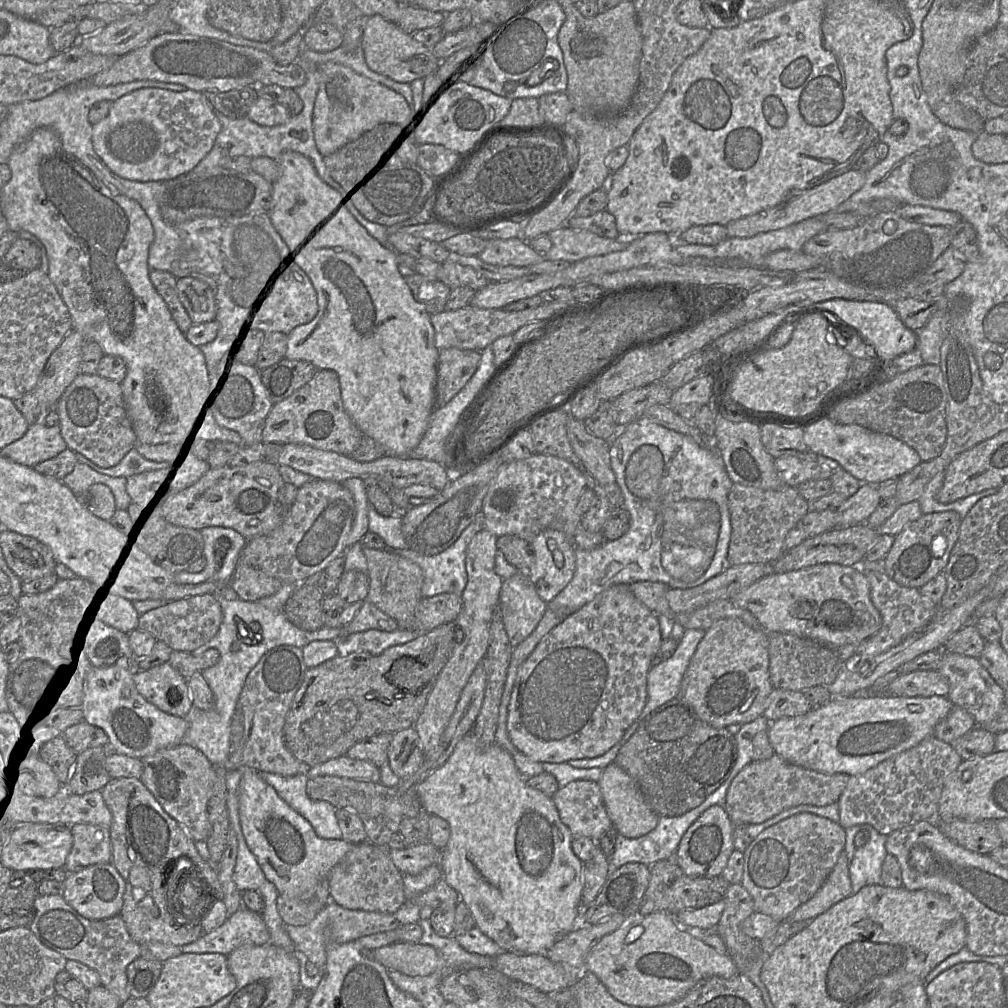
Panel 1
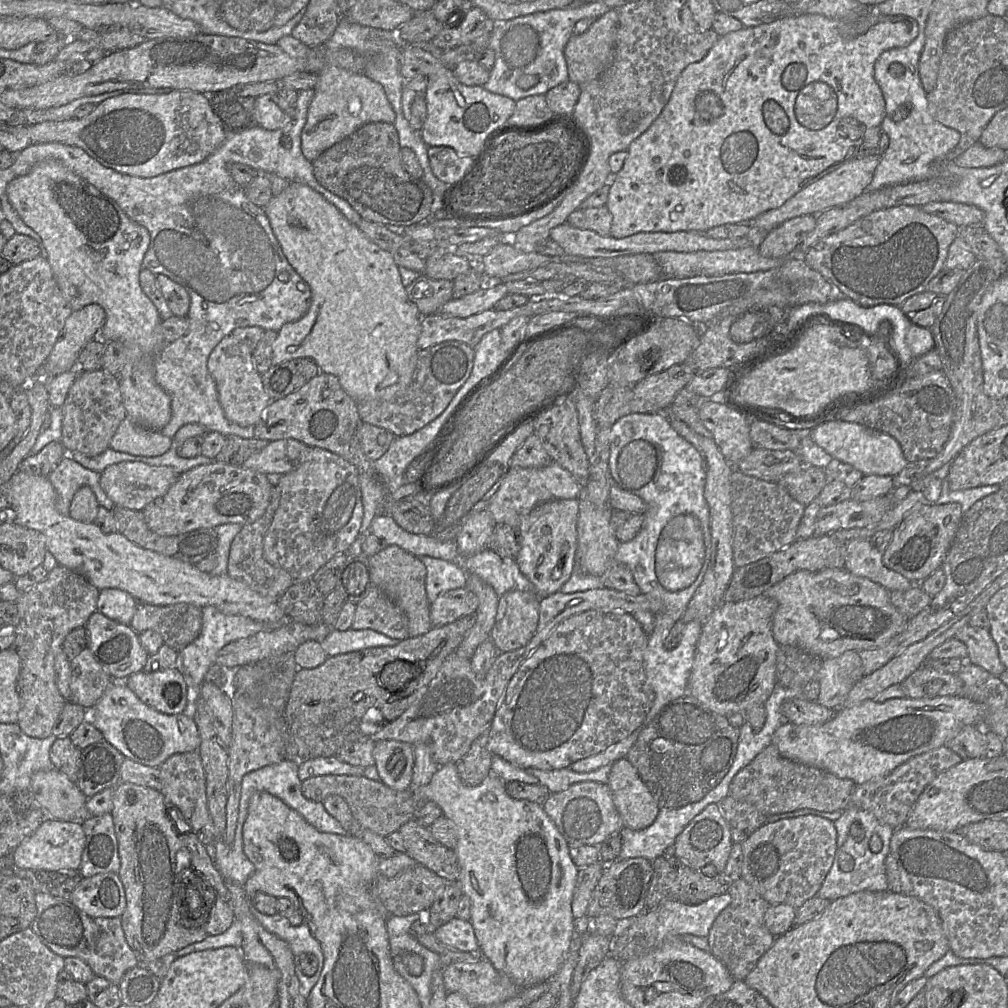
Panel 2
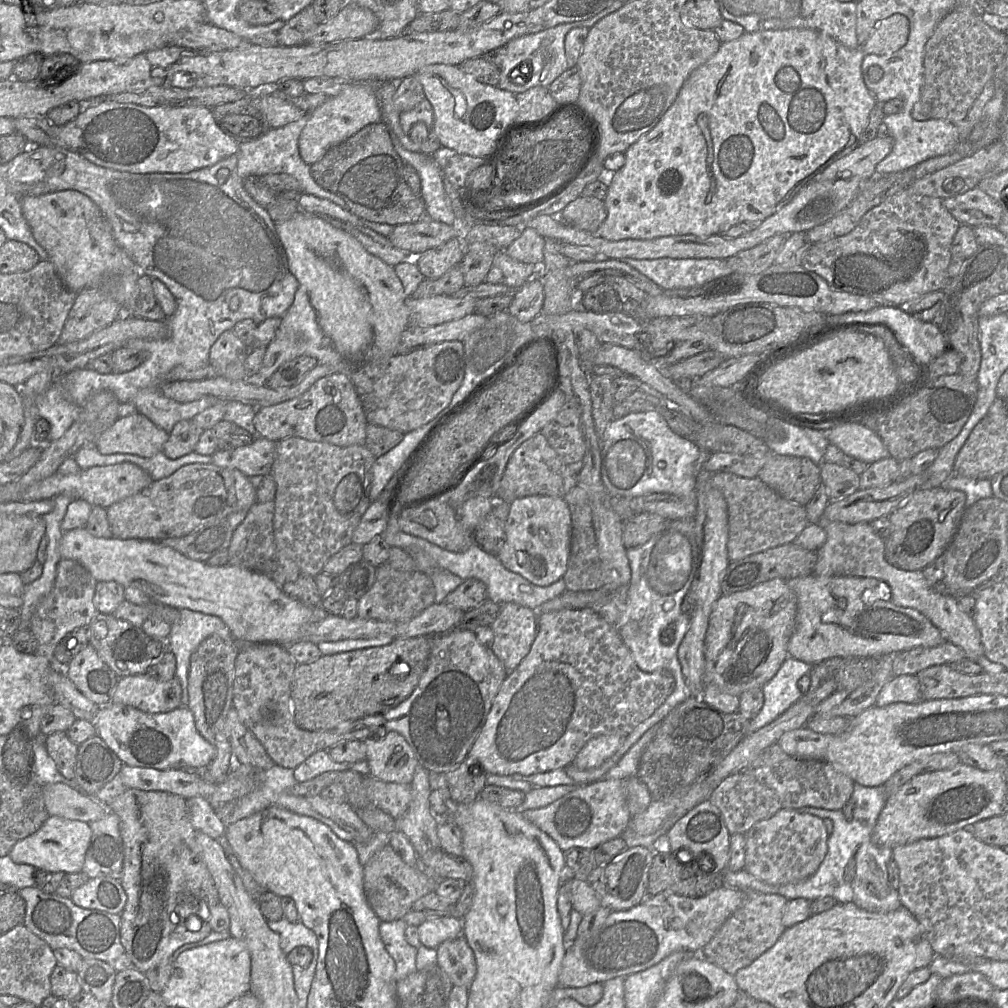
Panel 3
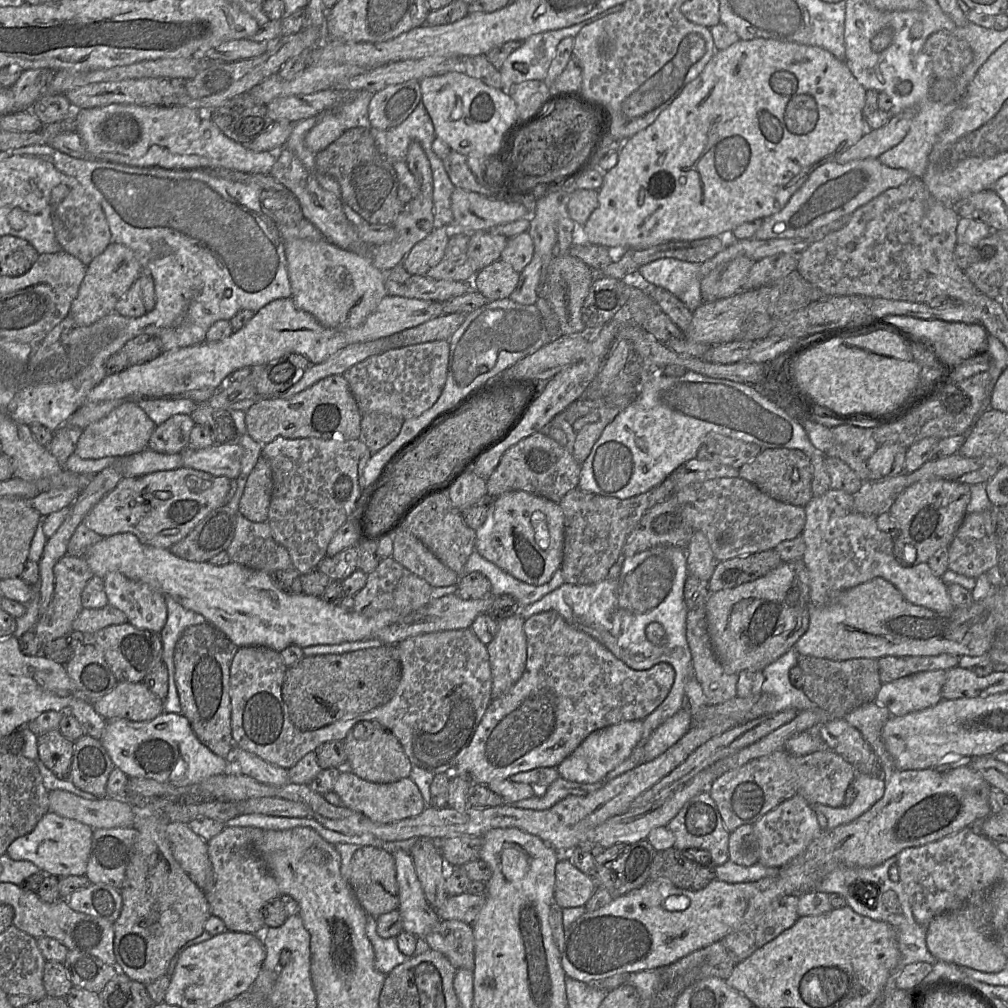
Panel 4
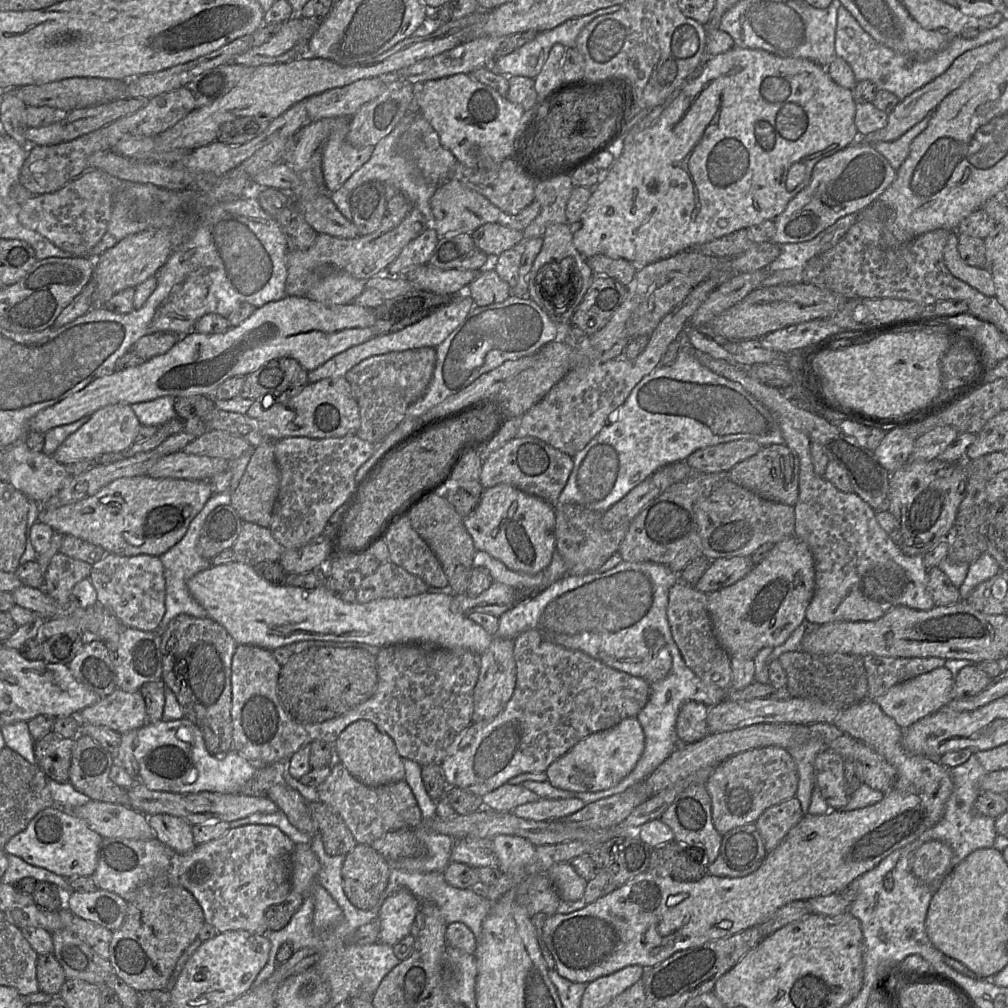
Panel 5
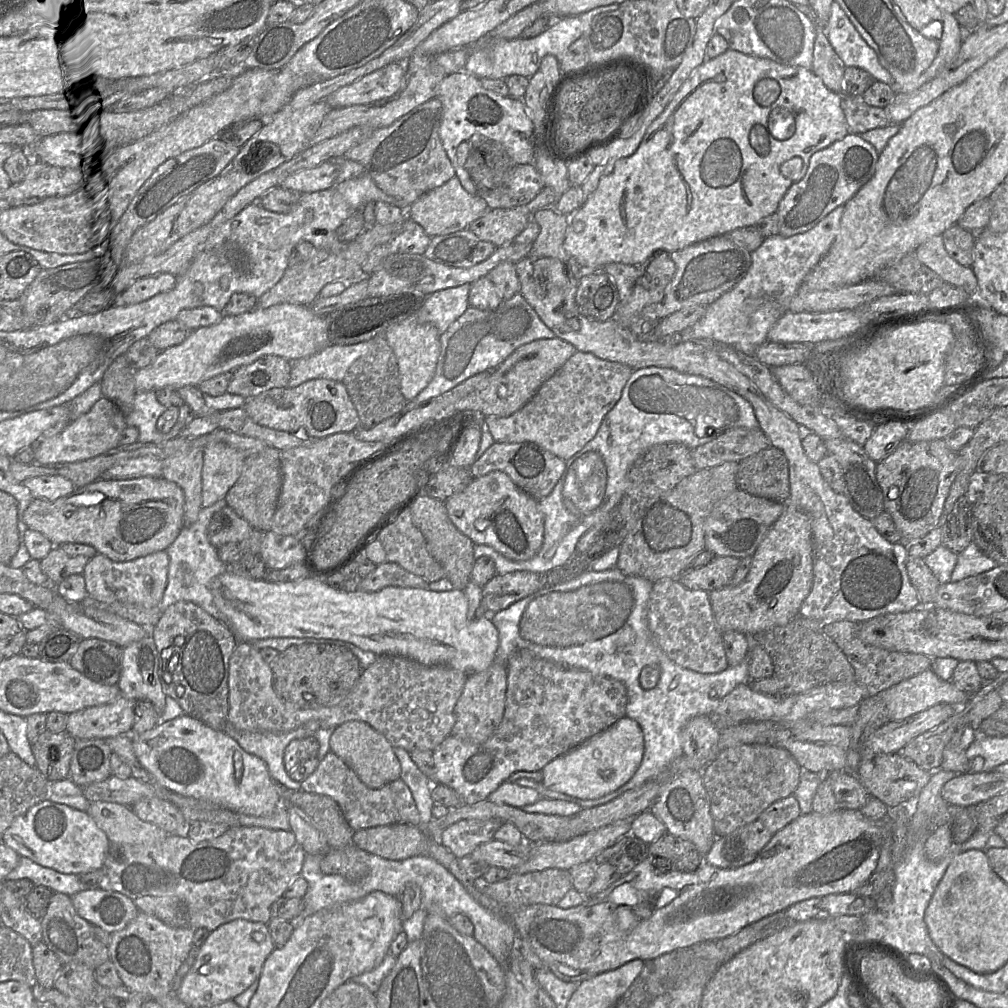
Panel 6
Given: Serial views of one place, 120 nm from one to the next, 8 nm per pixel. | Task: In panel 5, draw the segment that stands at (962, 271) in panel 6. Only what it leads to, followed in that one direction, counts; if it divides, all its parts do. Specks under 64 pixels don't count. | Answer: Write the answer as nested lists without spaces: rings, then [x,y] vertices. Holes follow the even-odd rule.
[[[952,231],[943,249],[945,266],[950,273],[988,297],[995,297],[995,287],[990,271],[964,263],[957,251],[958,234]]]

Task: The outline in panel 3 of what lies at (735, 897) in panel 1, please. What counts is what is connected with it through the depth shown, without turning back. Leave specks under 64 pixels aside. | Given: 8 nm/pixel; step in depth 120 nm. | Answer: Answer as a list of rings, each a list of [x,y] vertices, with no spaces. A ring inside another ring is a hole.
[[[758,891],[745,892],[740,908],[725,921],[715,936],[702,949],[703,958],[731,975],[750,965],[771,948],[786,929],[782,923],[782,915],[788,900],[784,896]]]

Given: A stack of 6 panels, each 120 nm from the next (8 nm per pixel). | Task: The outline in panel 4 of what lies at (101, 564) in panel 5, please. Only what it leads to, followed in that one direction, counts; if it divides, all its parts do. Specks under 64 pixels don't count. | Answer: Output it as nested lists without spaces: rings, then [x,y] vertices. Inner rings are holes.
[[[109,572],[103,582],[108,605],[121,610],[128,623],[140,630],[161,632],[167,621],[163,594],[119,572]]]

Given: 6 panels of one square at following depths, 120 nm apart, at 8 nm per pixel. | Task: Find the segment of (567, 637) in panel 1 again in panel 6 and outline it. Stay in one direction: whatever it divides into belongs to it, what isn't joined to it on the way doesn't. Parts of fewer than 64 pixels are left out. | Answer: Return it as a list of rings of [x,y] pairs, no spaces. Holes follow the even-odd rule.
[[[522,649],[506,662],[507,689],[503,718],[493,734],[482,743],[473,743],[450,735],[433,752],[433,784],[454,789],[465,804],[487,800],[507,778],[517,771],[541,771],[553,759],[569,752],[595,734],[626,716],[627,689],[619,680],[568,668]]]

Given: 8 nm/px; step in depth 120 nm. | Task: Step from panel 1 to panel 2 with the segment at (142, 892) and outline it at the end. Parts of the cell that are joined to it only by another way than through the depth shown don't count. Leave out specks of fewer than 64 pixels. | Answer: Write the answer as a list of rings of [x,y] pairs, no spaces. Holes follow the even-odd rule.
[[[120,782],[114,787],[111,815],[120,857],[117,874],[126,896],[126,908],[120,919],[126,941],[138,963],[177,952],[208,936],[208,921],[202,922],[203,917],[196,923],[197,927],[186,929],[181,924],[179,900],[189,890],[197,893],[208,909],[217,899],[230,905],[231,894],[227,882],[207,853],[205,845],[192,832],[177,832],[169,817],[171,808],[168,808],[163,794],[156,789],[127,782]],[[181,848],[185,848],[189,856],[189,866],[184,869],[176,865],[176,854]]]

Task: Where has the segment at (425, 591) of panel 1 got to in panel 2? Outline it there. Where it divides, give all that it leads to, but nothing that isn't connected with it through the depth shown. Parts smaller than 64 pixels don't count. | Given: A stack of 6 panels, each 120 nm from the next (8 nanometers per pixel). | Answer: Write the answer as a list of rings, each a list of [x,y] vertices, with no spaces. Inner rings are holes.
[[[429,556],[419,558],[427,569],[426,593],[430,603],[444,592],[466,587],[467,572],[459,563]]]

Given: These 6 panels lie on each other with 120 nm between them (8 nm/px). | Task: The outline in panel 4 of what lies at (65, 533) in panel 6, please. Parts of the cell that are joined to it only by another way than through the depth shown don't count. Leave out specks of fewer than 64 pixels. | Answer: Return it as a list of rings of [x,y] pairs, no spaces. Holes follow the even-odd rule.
[[[186,467],[154,472],[140,477],[122,478],[112,491],[94,505],[82,523],[103,538],[120,533],[131,533],[142,544],[169,549],[186,537],[210,512],[225,505],[231,481],[225,476],[217,477],[204,471]]]

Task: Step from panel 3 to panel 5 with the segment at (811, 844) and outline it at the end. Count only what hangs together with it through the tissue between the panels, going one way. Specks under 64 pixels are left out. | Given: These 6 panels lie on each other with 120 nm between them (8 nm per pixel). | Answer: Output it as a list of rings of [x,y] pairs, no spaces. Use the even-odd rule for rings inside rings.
[[[795,796],[767,808],[755,821],[766,852],[774,850],[805,814]]]

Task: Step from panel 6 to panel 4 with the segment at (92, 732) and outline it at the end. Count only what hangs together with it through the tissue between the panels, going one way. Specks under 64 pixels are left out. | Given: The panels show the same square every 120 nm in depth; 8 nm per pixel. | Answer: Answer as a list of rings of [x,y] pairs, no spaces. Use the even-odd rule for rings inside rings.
[[[117,682],[108,694],[91,703],[94,710],[105,720],[150,721],[164,713],[164,700],[153,694],[142,682]]]

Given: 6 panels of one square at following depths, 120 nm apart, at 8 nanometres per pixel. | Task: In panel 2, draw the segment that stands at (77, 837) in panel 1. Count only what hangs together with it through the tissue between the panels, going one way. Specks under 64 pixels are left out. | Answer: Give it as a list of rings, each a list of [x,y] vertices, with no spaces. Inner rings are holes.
[[[111,813],[89,816],[82,822],[85,847],[78,873],[83,878],[120,869],[118,841]]]

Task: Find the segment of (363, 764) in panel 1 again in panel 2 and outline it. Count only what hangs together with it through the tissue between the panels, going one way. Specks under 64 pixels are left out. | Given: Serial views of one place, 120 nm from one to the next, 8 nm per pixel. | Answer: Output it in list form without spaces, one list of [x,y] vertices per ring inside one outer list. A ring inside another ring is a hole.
[[[335,756],[300,761],[298,776],[301,782],[322,775],[364,775],[364,768],[342,762]]]

